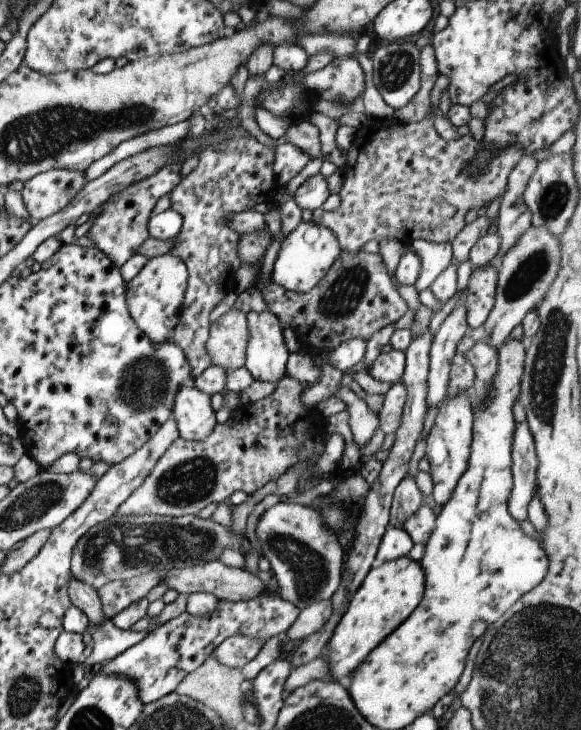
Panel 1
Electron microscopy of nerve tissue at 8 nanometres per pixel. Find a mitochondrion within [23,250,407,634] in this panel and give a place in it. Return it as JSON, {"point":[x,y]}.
{"point":[138,544]}

